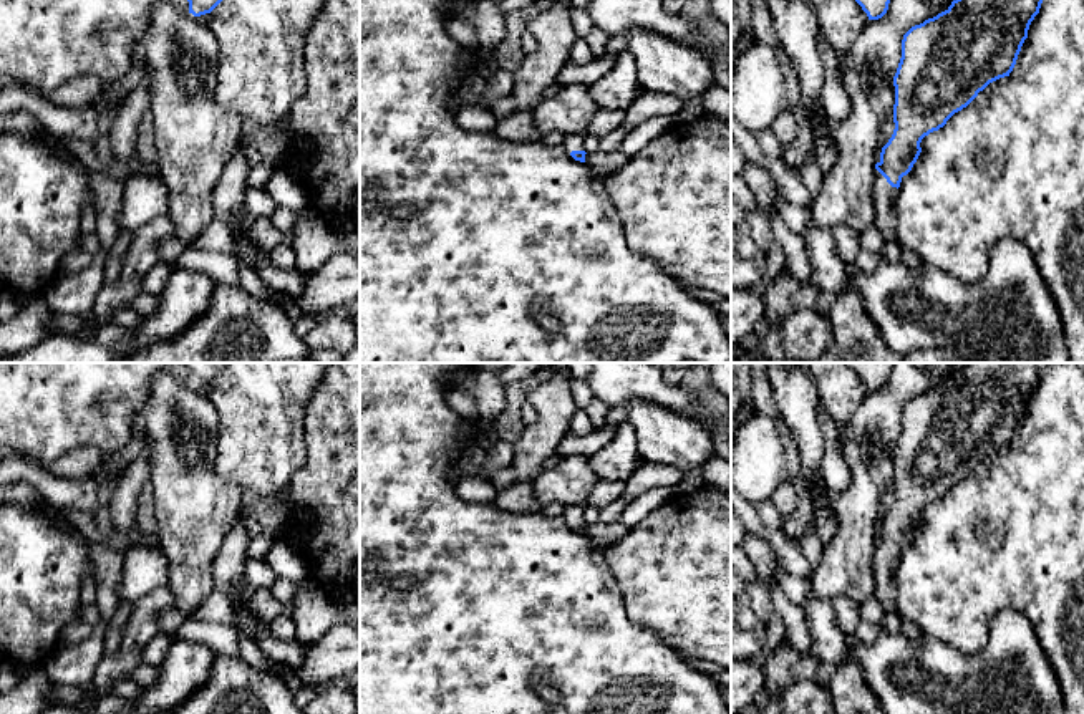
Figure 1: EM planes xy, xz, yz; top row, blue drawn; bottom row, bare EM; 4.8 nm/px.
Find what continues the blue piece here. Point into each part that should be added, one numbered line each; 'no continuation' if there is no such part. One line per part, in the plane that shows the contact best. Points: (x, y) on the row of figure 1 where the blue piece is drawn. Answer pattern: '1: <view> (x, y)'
1: yz (884, 194)

